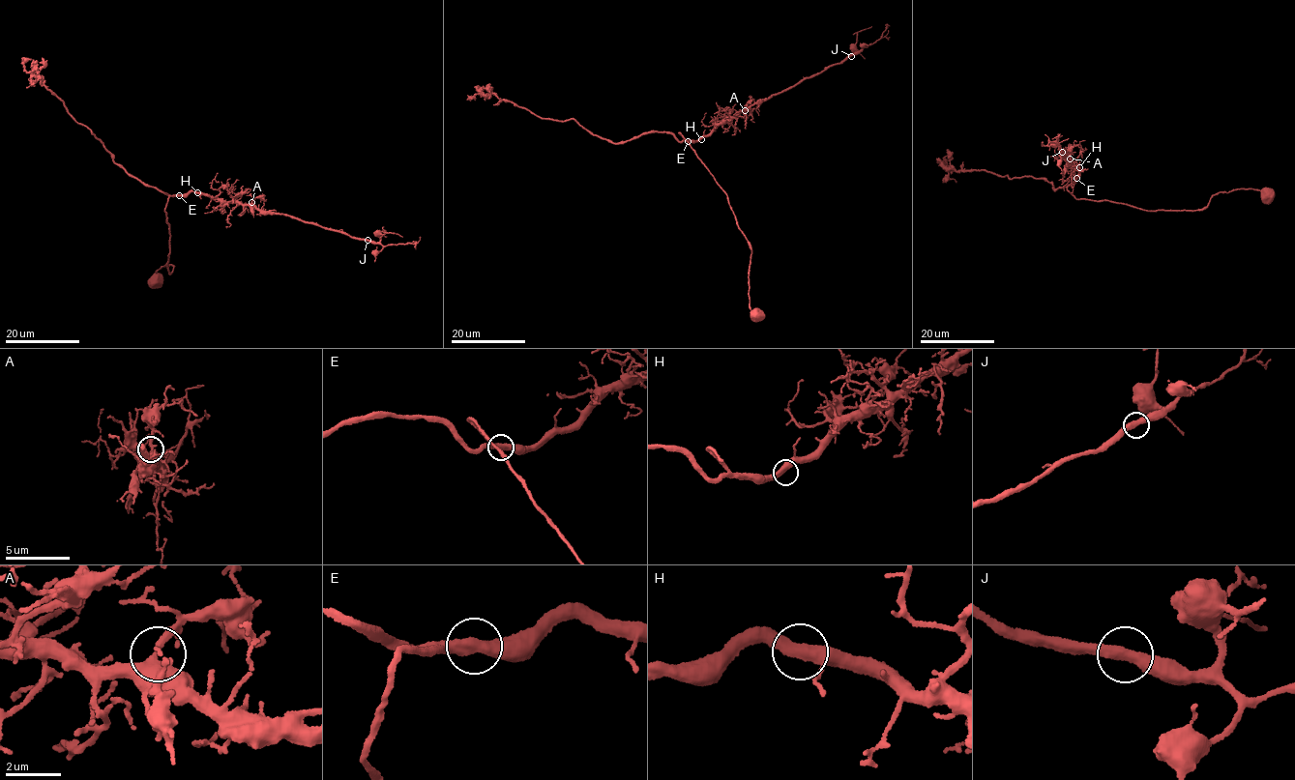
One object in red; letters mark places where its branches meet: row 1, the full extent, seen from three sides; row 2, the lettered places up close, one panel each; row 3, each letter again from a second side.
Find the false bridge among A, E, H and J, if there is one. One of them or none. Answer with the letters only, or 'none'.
none

